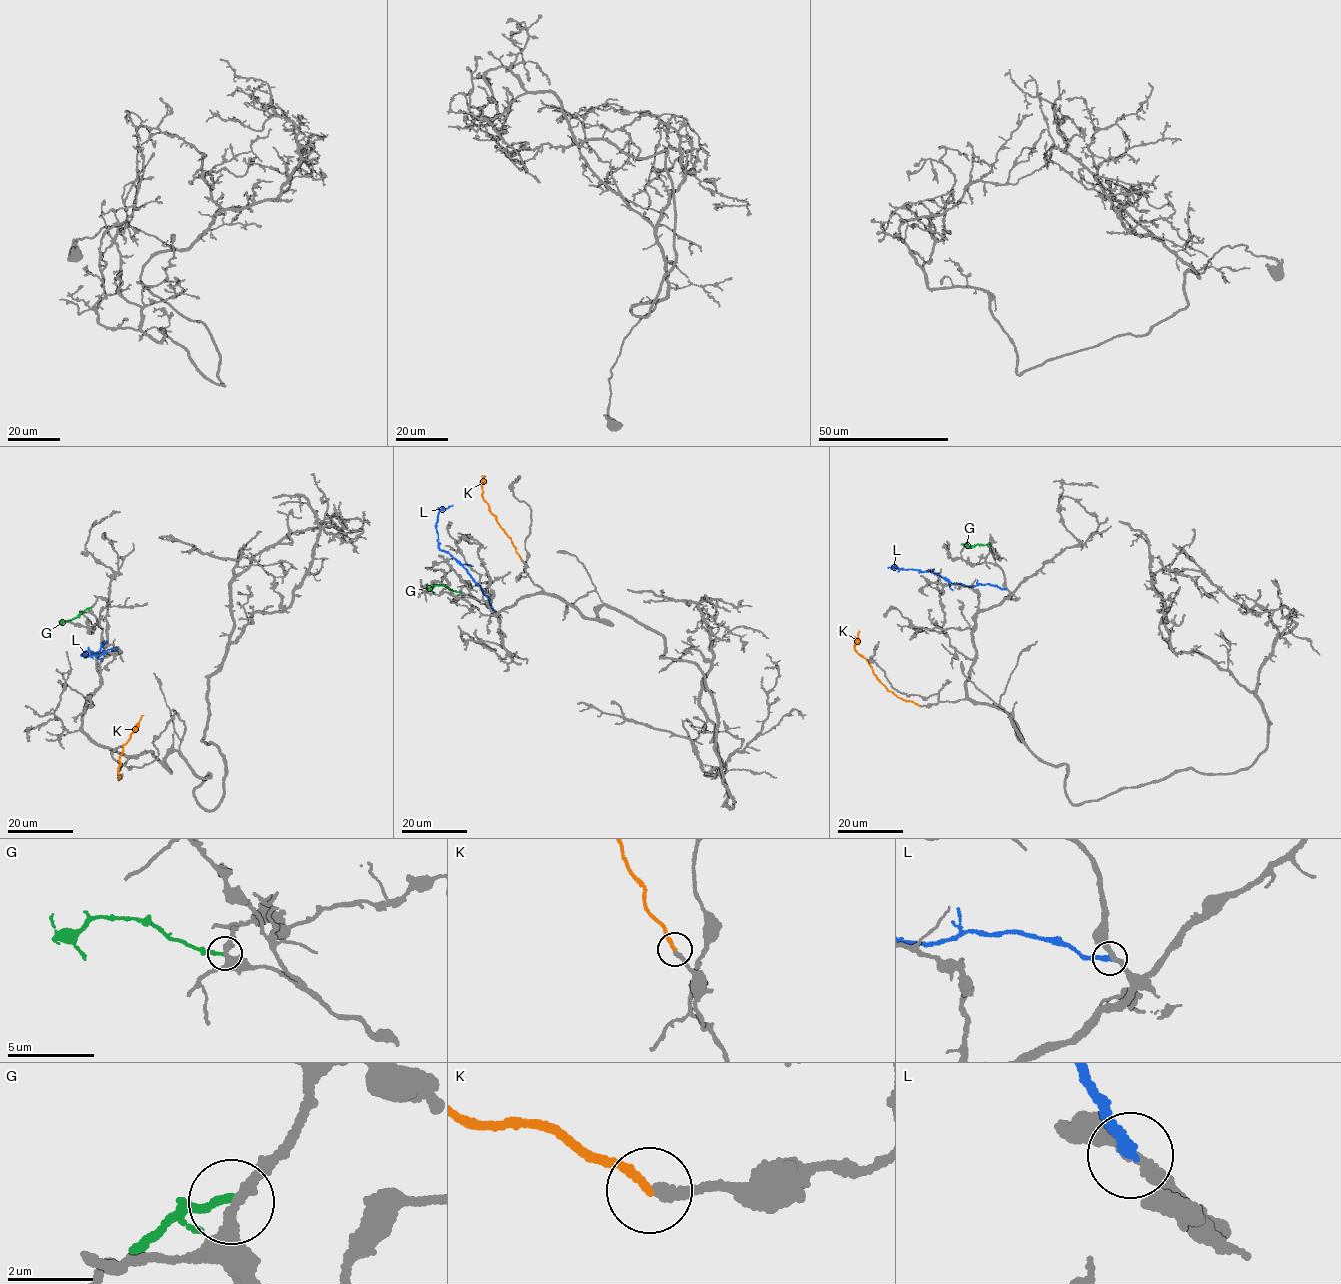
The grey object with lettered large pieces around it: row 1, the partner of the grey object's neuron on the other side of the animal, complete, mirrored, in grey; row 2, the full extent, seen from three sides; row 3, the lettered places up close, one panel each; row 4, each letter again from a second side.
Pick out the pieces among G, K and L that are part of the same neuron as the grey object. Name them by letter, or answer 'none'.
K

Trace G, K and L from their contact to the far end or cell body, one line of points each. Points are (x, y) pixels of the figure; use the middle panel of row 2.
G: (460, 592), (442, 585), (428, 587), (427, 584)
K: (521, 559), (481, 494), (480, 482), (485, 476)
L: (493, 610), (467, 570), (439, 547), (438, 514), (452, 505)

